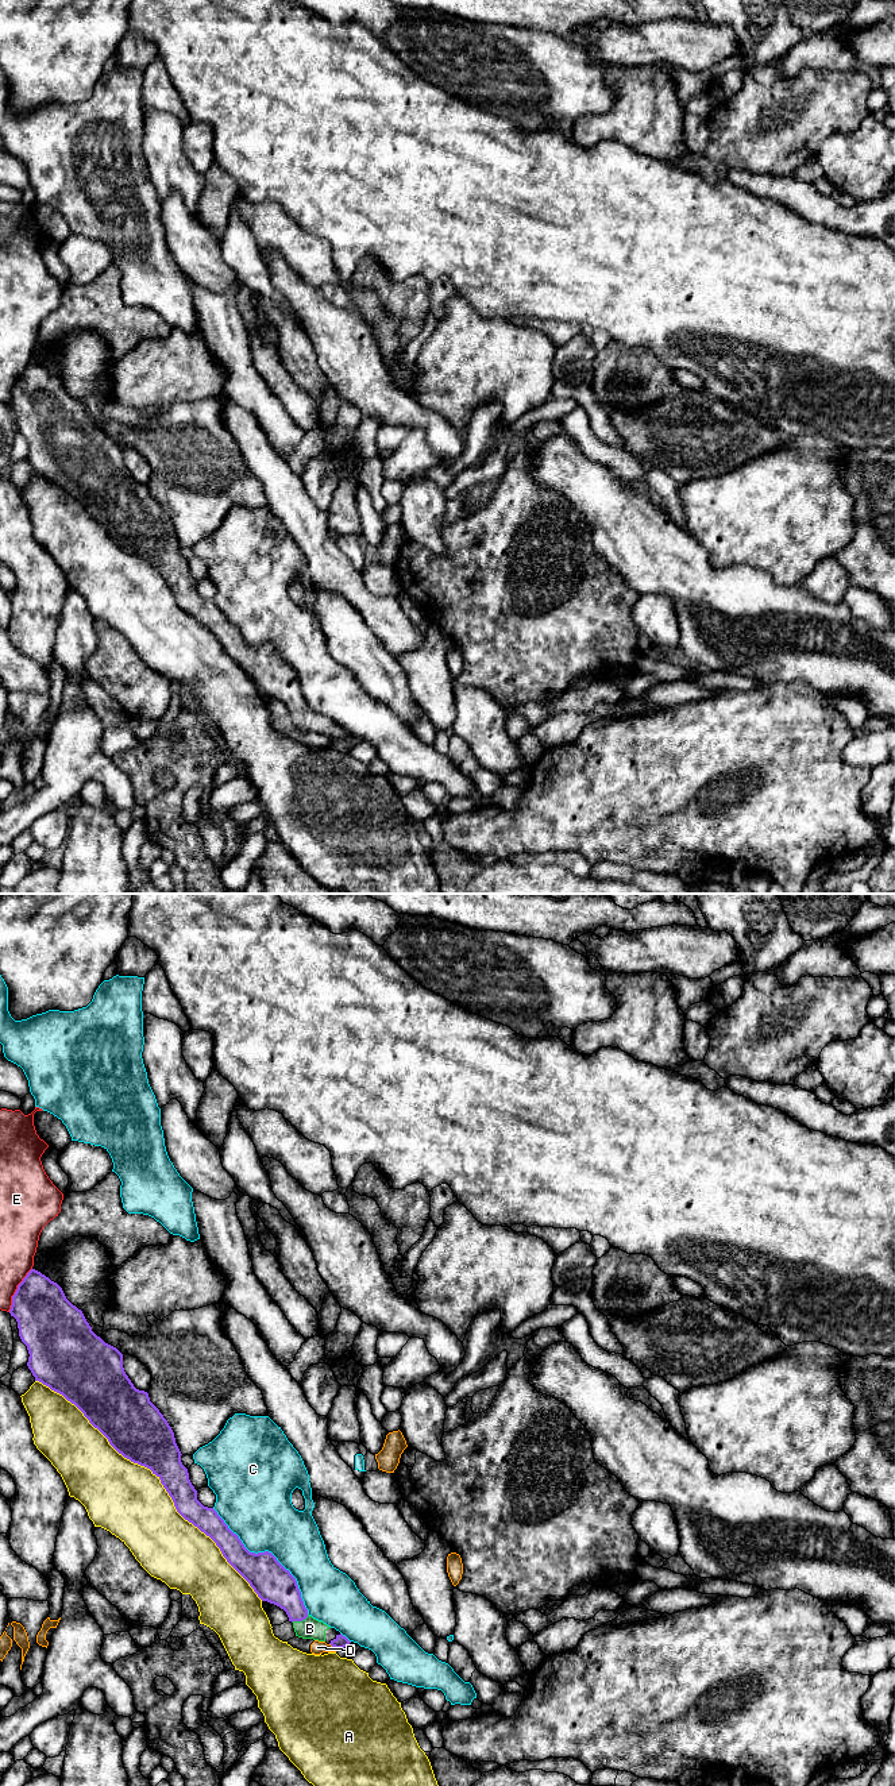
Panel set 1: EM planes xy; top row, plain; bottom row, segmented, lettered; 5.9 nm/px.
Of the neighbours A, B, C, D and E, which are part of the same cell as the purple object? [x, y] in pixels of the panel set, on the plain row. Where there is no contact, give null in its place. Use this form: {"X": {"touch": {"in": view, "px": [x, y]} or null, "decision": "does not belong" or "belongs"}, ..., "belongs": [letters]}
{"A": {"touch": {"in": "xy", "px": [159, 571]}, "decision": "does not belong"}, "B": {"touch": {"in": "xy", "px": [300, 713]}, "decision": "belongs"}, "C": {"touch": {"in": "xy", "px": [267, 644]}, "decision": "does not belong"}, "D": {"touch": {"in": "xy", "px": [334, 739]}, "decision": "does not belong"}, "E": {"touch": {"in": "xy", "px": [16, 382]}, "decision": "does not belong"}, "belongs": ["B"]}

